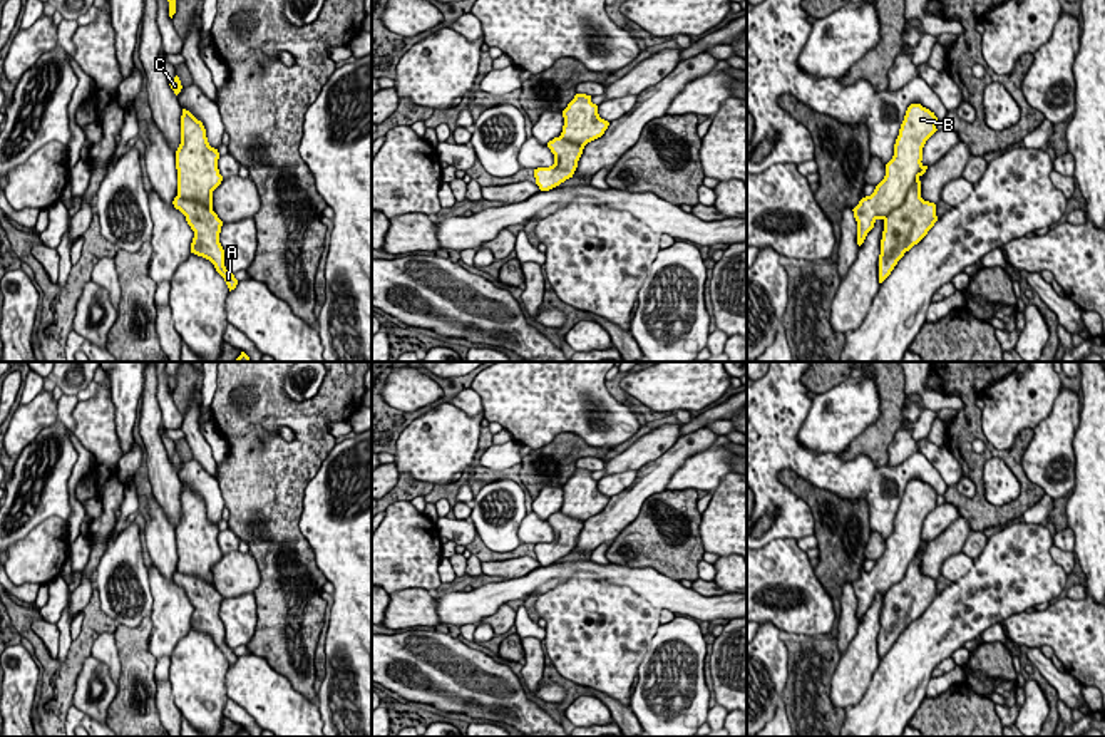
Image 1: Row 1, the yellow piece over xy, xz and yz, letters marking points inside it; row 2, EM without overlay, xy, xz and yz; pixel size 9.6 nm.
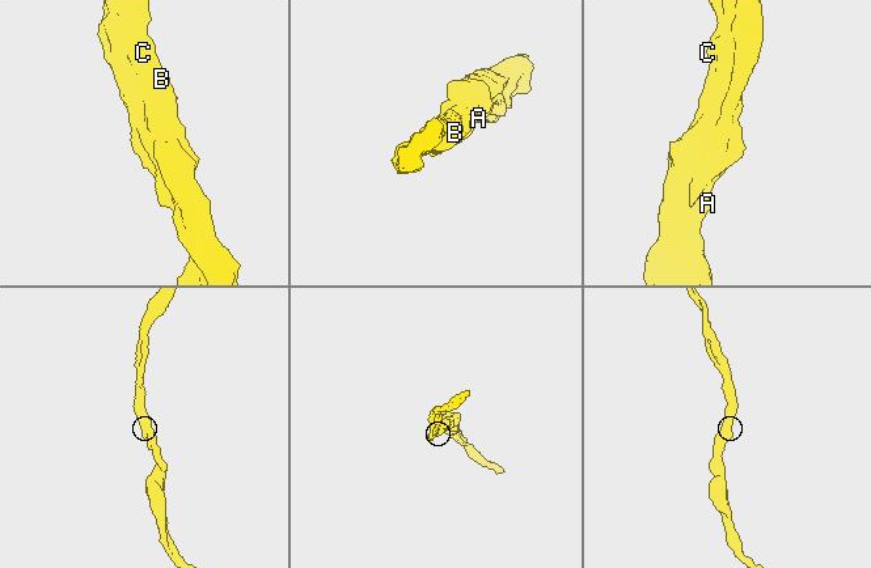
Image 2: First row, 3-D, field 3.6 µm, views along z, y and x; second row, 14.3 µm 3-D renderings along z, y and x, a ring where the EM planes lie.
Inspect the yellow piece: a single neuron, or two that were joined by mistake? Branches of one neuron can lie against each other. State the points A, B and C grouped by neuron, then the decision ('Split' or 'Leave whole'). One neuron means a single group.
Groups: A B C. Leave whole

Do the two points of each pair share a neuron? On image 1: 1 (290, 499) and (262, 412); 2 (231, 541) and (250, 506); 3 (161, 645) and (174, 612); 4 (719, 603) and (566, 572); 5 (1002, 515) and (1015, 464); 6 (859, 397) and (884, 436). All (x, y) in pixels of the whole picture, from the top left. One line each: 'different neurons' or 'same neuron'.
1: same neuron
2: different neurons
3: same neuron
4: same neuron
5: same neuron
6: different neurons

